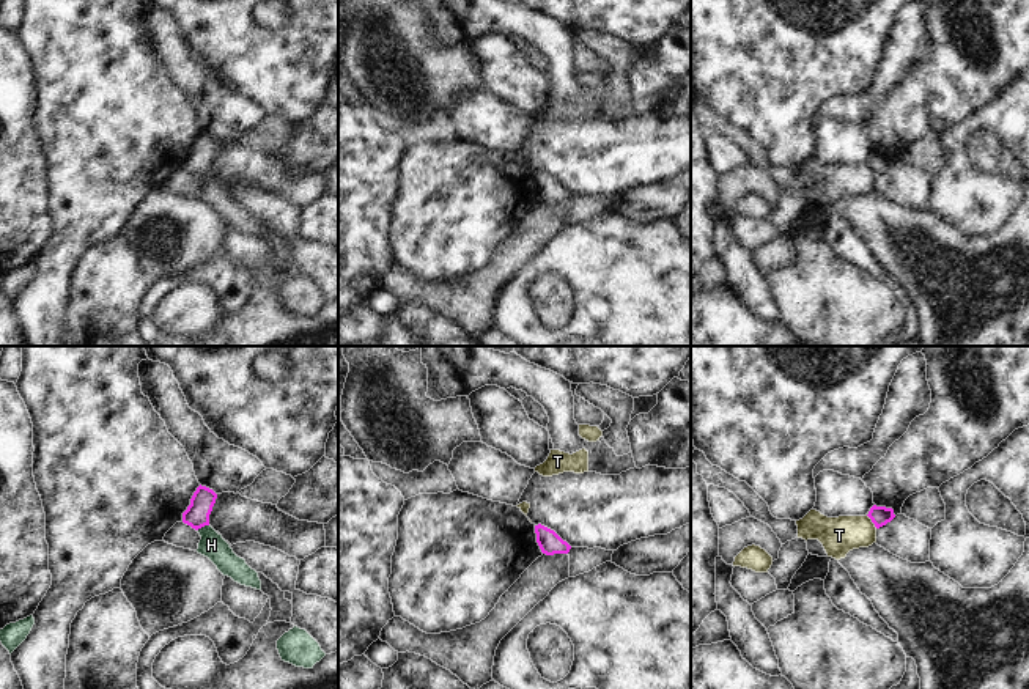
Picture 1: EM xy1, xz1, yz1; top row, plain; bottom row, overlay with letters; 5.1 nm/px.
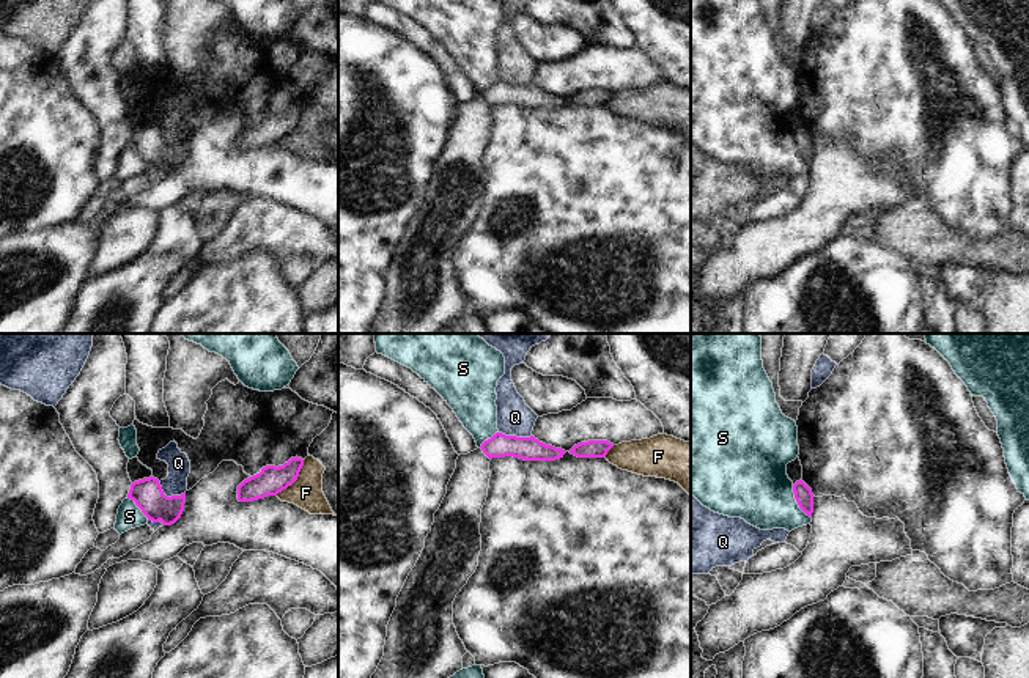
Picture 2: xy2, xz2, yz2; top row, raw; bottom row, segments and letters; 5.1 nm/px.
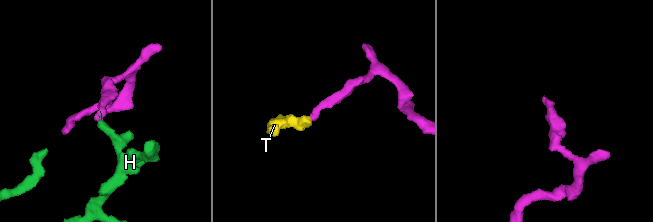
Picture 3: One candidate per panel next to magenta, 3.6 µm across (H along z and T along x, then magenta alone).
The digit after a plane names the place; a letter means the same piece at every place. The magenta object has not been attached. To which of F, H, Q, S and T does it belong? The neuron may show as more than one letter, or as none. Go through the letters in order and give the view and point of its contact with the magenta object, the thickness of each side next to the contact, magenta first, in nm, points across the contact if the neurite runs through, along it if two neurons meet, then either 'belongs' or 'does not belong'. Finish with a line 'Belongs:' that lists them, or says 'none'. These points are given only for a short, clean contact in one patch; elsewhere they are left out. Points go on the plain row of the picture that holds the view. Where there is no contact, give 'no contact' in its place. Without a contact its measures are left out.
F: meets magenta in xy2 at (295, 128); 150 nm thick on the magenta side, 160 nm on the other; does not belong
H: meets magenta in xy1 at (202, 173); 130 nm thick on the magenta side, 130 nm on the other; runs through xy1 (197, 162), (202, 173), (211, 192); belongs
Q: meets magenta in xy2 at (169, 145); 160 nm thick on the magenta side, 110 nm on the other; border along xy2 (158, 129), (167, 143), (184, 140); does not belong
S: meets magenta in yz2 at (796, 148); 90 nm thick on the magenta side, 360 nm on the other; border along yz2 (792, 132), (796, 151), (811, 165); does not belong
T: meets magenta in yz1 at (872, 169); 100 nm thick on the magenta side, 190 nm on the other; border along yz1 (866, 162), (877, 175); does not belong
Belongs: H

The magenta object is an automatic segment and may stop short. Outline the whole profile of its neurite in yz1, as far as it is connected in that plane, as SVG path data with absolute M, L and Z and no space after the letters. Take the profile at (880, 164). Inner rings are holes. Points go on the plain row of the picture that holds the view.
M876 153L870 156L867 164L872 167L876 176L886 173L887 170L891 170L895 165L892 156L876 154Z

